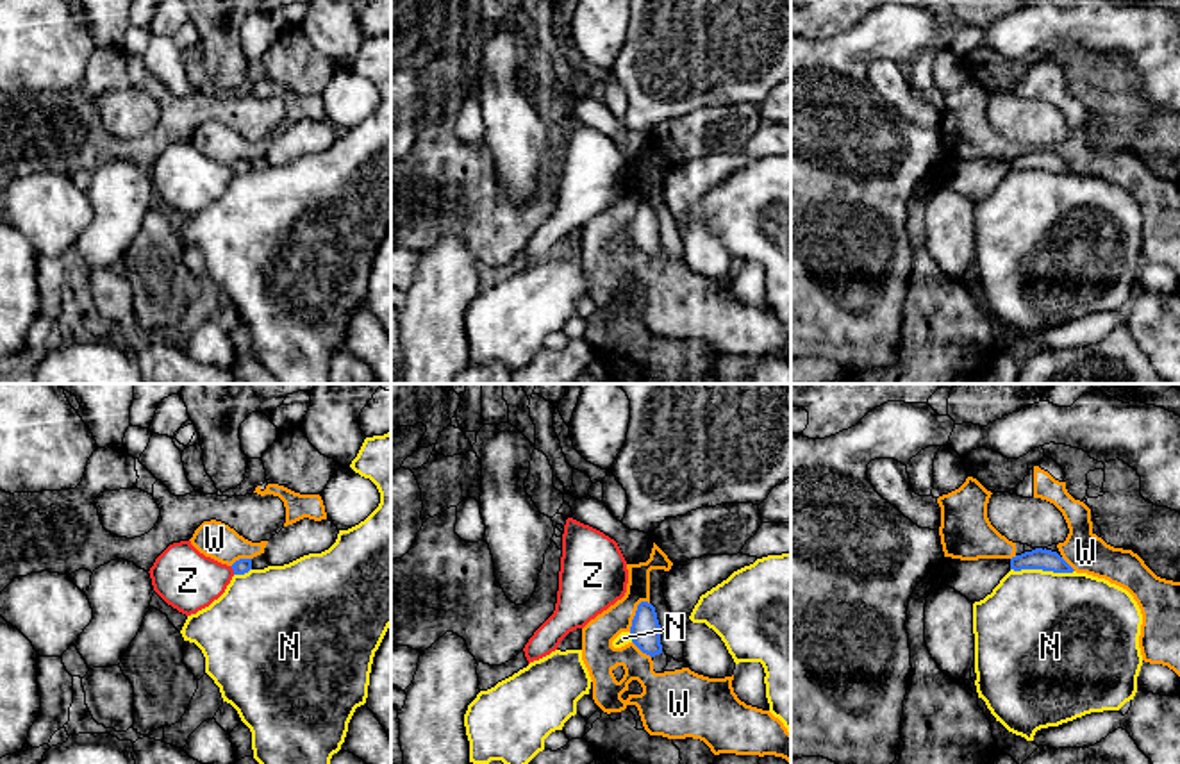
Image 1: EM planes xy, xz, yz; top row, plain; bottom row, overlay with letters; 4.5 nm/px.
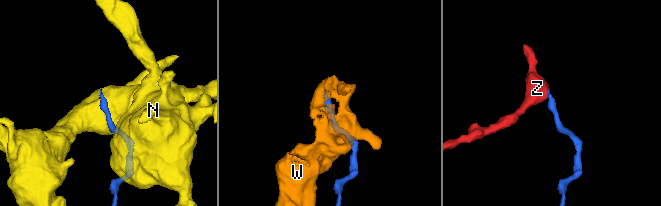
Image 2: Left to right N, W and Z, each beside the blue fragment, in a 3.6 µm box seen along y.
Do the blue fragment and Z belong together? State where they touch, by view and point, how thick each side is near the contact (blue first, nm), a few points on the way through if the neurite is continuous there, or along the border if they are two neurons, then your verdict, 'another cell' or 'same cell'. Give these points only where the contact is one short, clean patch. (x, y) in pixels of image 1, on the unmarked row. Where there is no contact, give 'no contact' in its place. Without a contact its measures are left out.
meets blue in xy at (232, 168); 70 nm thick on the blue side, 280 nm on the other; runs through xy (241, 166), (232, 168), (209, 179), (188, 181); same cell

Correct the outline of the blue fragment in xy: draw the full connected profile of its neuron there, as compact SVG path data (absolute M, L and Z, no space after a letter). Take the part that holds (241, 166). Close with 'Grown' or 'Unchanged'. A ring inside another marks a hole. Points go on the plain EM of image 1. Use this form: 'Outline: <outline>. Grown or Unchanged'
Outline: M191 141L170 145L150 168L154 191L179 212L191 216L218 200L234 175L252 170L252 159L232 166L200 154Z. Grown

